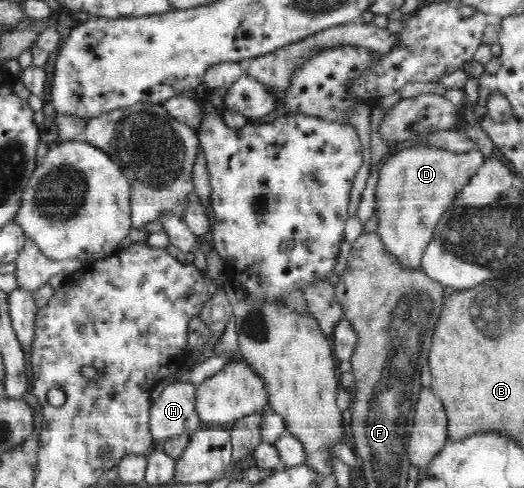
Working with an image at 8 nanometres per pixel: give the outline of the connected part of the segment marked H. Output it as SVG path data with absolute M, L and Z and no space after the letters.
M170 378L154 393L150 406L150 429L158 446L181 433L190 434L204 427L195 412L197 385Z

